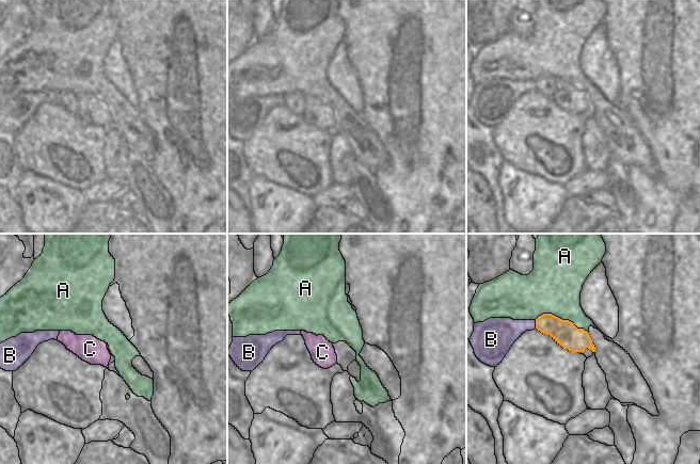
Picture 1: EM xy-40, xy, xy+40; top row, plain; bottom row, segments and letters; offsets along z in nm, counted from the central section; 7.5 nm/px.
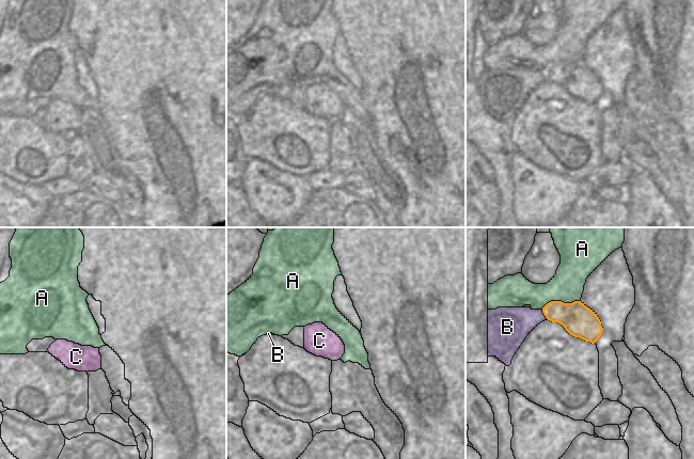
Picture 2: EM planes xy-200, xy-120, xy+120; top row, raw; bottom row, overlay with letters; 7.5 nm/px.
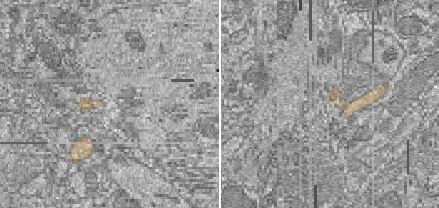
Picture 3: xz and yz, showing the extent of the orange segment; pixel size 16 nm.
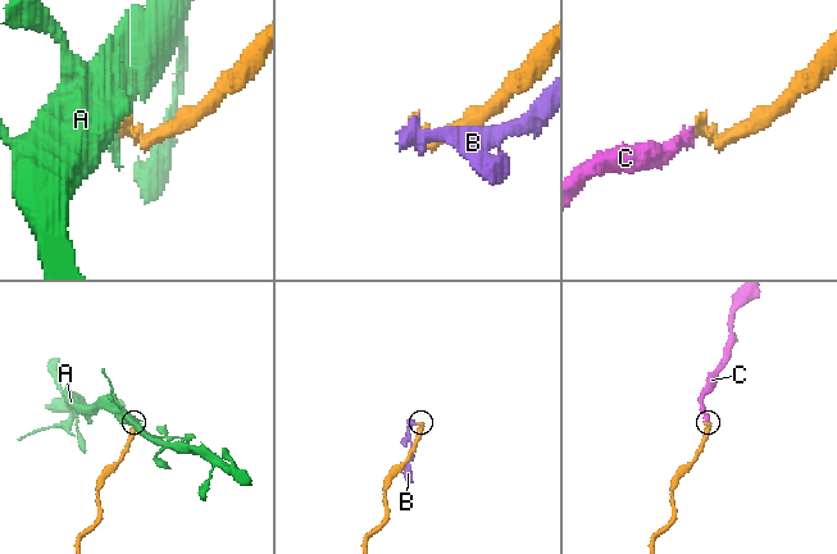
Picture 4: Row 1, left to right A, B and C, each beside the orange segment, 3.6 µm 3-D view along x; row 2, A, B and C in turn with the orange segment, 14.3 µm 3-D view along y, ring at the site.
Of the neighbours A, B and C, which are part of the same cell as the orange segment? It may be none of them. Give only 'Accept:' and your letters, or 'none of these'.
Accept: C.

